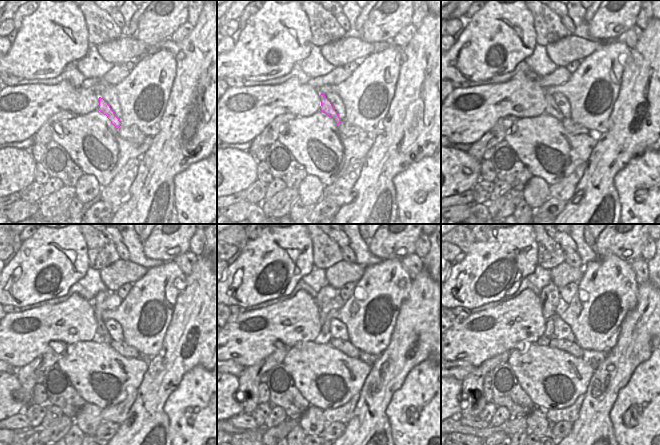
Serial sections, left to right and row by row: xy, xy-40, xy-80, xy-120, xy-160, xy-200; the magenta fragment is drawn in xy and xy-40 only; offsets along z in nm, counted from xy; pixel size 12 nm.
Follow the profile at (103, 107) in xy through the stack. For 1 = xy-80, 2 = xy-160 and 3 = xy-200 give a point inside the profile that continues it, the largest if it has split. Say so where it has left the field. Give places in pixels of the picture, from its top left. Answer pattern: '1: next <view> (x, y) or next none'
1: next xy-80 (552, 109)
2: next xy-160 (323, 299)
3: next xy-200 (549, 296)

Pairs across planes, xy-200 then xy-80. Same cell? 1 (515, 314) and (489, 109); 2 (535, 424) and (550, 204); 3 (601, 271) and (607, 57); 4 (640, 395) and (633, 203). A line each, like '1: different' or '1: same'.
1: same
2: different
3: same
4: same

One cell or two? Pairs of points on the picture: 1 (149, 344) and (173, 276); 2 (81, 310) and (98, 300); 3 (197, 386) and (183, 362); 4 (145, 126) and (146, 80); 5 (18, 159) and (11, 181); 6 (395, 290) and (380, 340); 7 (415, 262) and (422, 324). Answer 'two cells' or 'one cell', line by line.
1: one cell
2: two cells
3: two cells
4: one cell
5: one cell
6: one cell
7: two cells

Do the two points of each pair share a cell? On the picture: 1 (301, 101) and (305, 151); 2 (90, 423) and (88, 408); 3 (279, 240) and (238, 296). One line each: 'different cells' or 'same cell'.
1: different cells
2: same cell
3: same cell

